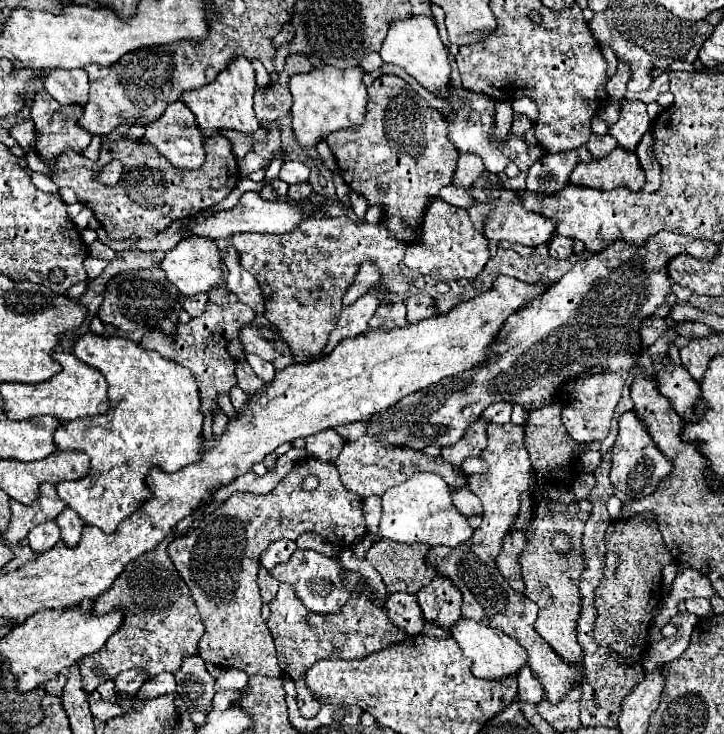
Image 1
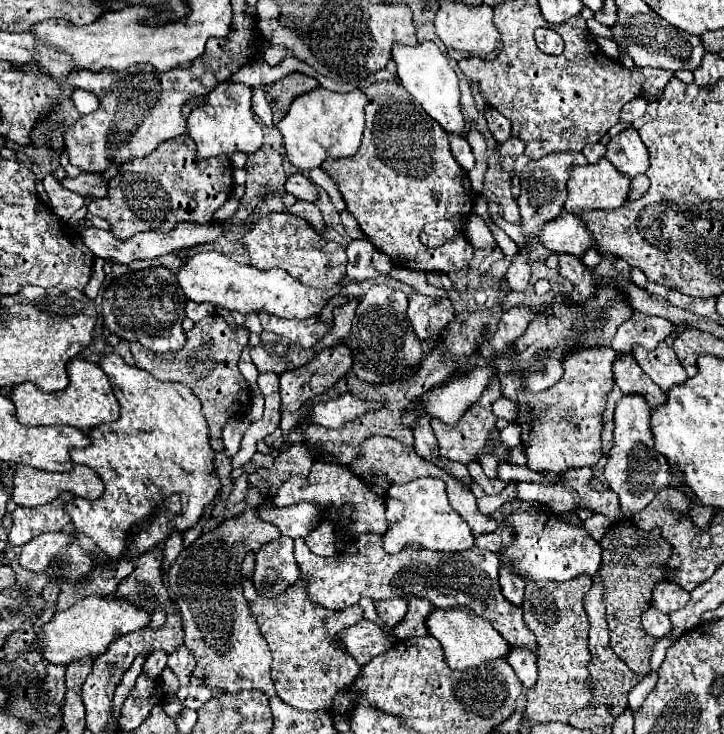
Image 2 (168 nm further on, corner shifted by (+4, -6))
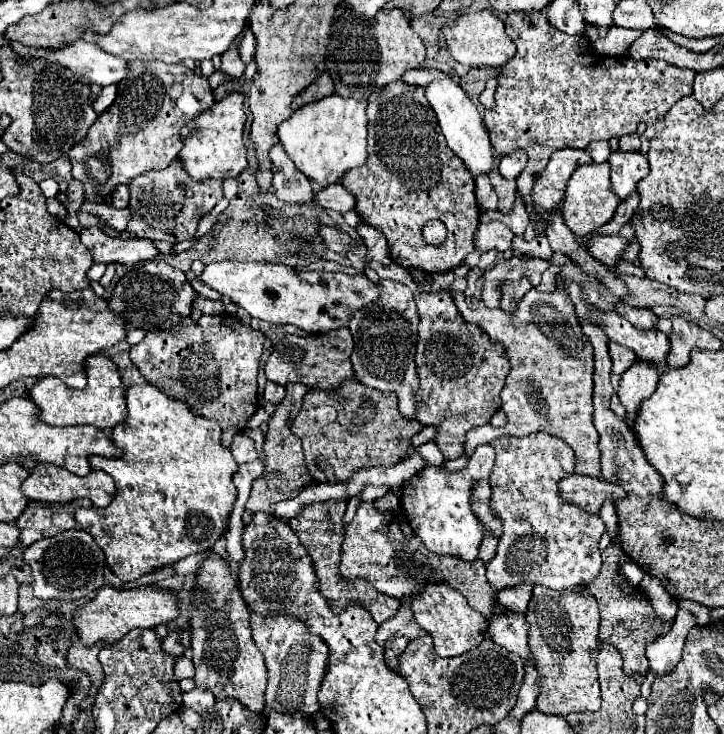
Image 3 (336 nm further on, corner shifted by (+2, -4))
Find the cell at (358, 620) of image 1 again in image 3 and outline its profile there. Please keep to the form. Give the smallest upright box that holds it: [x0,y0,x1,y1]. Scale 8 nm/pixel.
[251,611,329,715]

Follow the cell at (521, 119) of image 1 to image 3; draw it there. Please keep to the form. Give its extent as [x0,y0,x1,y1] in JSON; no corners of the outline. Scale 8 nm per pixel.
[499,149,527,179]

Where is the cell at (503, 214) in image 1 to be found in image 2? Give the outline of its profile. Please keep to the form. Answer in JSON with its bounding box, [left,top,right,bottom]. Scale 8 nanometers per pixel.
[541,213,595,257]

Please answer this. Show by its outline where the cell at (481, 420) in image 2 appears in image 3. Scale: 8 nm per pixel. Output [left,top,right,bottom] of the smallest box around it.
[411,285,507,459]

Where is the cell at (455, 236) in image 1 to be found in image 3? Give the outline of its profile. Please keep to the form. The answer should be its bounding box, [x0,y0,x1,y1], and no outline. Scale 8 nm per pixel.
[421,219,447,245]

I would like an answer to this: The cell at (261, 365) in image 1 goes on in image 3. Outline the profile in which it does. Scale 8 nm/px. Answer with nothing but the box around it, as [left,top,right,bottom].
[265,381,285,403]

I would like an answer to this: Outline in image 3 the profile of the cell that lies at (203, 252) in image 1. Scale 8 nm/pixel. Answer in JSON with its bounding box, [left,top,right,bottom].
[199,261,379,333]

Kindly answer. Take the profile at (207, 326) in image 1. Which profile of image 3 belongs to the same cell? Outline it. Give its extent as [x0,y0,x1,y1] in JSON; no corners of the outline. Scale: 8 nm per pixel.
[129,315,263,447]

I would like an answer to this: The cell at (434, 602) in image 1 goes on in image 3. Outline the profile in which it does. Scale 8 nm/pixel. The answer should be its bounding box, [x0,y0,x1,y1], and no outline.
[377,601,427,645]

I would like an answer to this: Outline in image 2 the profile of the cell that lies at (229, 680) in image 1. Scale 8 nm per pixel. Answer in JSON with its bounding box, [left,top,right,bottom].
[175,685,215,711]

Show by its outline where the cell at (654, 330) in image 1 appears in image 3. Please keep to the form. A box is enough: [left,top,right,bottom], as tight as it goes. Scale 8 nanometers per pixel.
[623,307,659,331]

